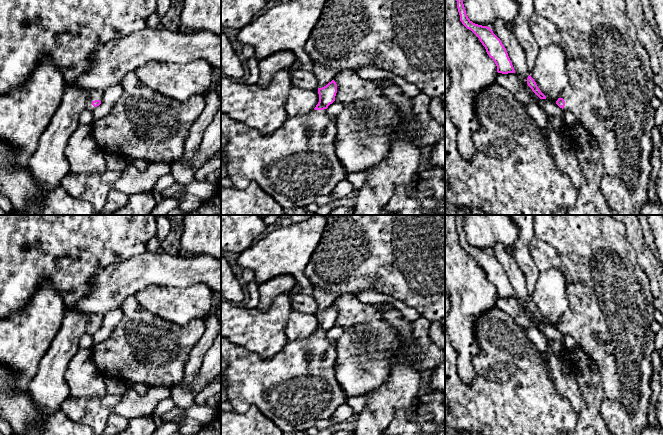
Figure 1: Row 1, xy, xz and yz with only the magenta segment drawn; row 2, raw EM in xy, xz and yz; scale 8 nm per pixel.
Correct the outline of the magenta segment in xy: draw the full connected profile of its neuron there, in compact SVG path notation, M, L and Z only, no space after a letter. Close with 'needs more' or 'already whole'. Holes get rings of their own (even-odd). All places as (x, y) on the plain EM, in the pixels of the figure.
M94 313L88 319L86 333L93 335L97 330L101 328L103 324L103 315L100 313Z; needs more

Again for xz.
M334 304L318 312L319 326L313 334L301 340L288 341L278 354L268 360L221 336L221 374L226 379L228 401L233 411L244 414L250 407L256 406L283 433L305 432L319 420L330 419L336 409L346 402L346 395L335 373L337 341L327 337L328 330L335 325L336 317L337 308Z; needs more

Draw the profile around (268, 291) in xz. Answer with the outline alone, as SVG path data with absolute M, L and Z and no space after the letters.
M280 275L259 285L259 304L257 308L260 311L268 310L276 297L281 294L293 295L293 288L296 280L290 275Z

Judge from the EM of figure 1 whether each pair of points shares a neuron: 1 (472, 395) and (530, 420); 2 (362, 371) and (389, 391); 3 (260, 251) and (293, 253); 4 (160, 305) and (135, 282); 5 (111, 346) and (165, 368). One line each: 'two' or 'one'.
1: one
2: two
3: one
4: two
5: one

